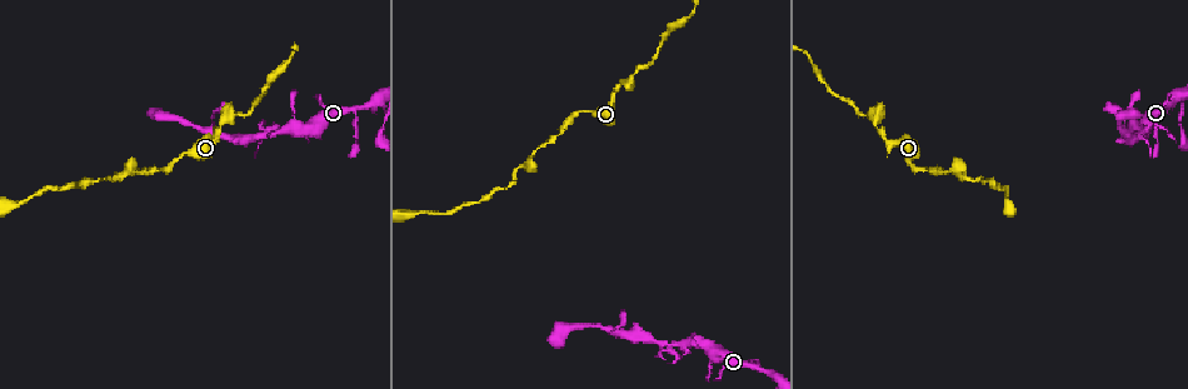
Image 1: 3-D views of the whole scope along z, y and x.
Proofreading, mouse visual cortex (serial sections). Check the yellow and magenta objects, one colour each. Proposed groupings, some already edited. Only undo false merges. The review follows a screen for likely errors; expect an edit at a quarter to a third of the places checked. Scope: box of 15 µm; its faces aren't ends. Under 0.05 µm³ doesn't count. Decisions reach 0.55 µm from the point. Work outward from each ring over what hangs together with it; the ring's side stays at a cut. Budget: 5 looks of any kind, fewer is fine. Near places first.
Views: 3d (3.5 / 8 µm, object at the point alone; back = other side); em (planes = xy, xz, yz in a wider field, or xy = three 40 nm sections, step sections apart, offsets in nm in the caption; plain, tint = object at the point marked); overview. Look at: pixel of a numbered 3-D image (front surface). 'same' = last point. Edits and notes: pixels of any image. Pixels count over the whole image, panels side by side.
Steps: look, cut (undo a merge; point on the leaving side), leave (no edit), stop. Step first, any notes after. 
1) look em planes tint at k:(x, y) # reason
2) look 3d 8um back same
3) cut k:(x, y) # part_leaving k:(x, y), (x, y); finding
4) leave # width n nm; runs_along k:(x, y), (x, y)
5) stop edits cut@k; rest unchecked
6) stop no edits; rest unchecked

look 3d 3.5um at 1:(297, 127) # branch point

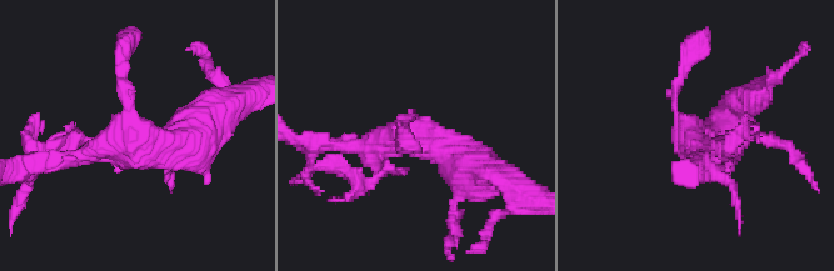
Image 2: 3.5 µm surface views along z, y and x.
look em xy step 1 tint at 2:(416, 135) # need the tissue

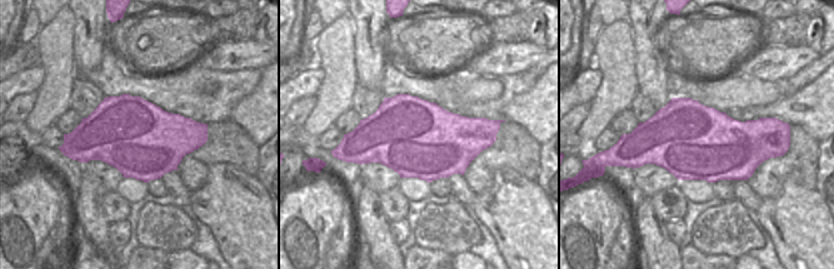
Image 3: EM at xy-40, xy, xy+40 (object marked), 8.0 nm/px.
cut 2:(35, 145) # part_leaving 2:(380, 159), (373, 181), (311, 169); two cells meet here

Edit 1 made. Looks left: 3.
look overview # redraw

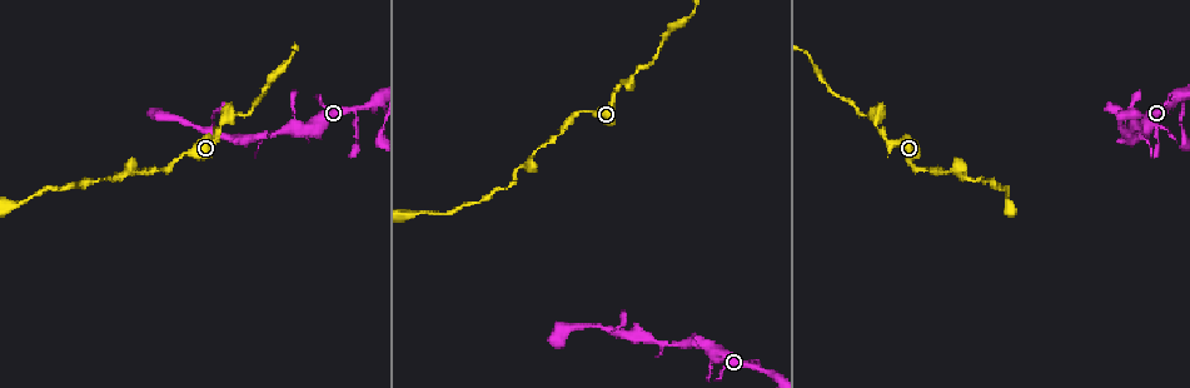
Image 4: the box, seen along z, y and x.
look 3d 3.5um at 4:(1123, 133) # sharp bend

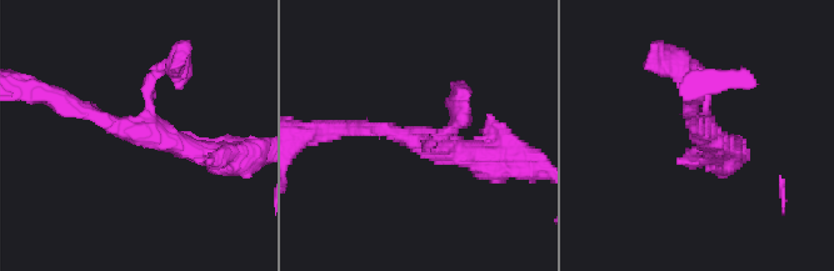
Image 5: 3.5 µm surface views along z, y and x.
look em xy step 1 tint at 5:(150, 132) # arms 3; arm_widths 150, 150, 350 nm

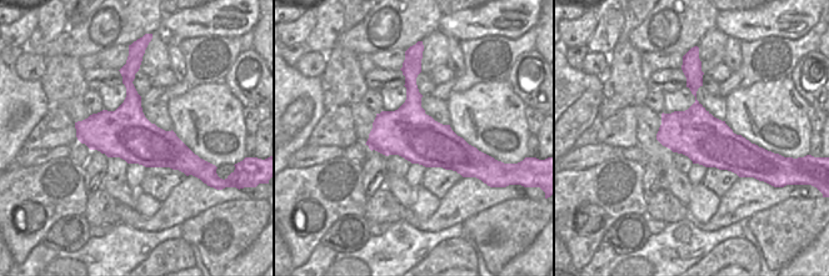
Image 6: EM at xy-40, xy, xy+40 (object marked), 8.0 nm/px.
leave # runs_along 5:(223, 157), (73, 108); continuous, no second cell

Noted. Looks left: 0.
stop edits cut@2; rest unchecked

